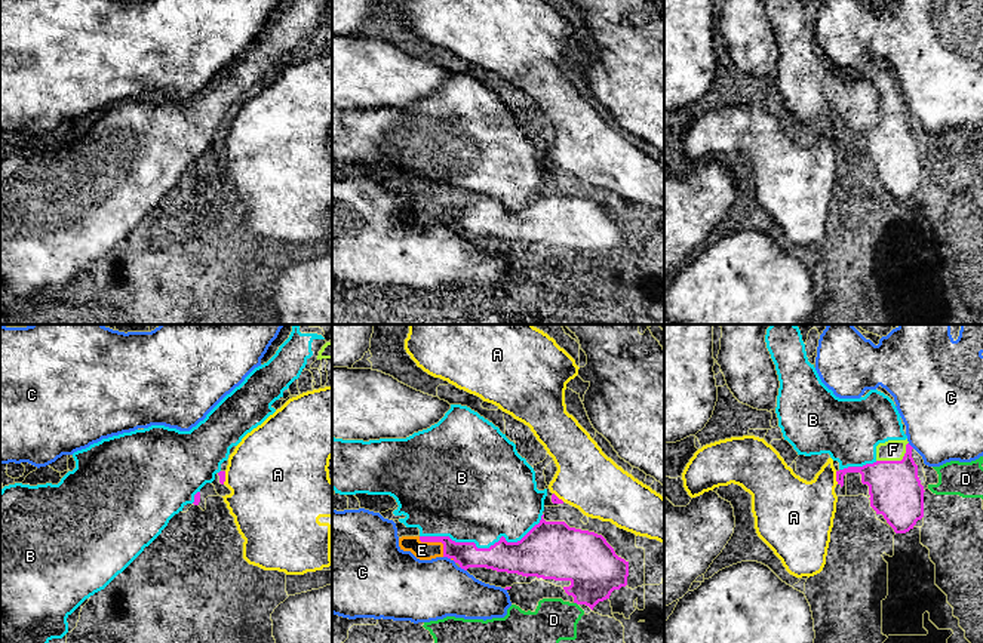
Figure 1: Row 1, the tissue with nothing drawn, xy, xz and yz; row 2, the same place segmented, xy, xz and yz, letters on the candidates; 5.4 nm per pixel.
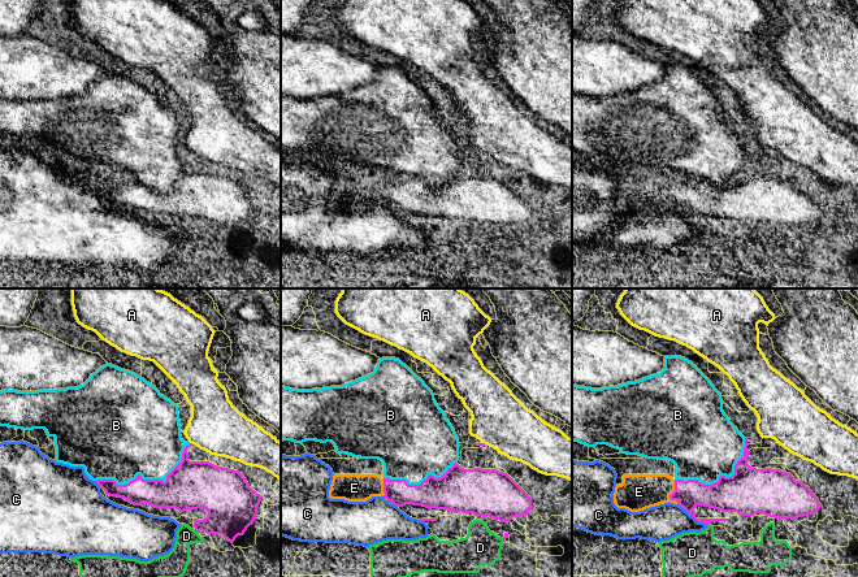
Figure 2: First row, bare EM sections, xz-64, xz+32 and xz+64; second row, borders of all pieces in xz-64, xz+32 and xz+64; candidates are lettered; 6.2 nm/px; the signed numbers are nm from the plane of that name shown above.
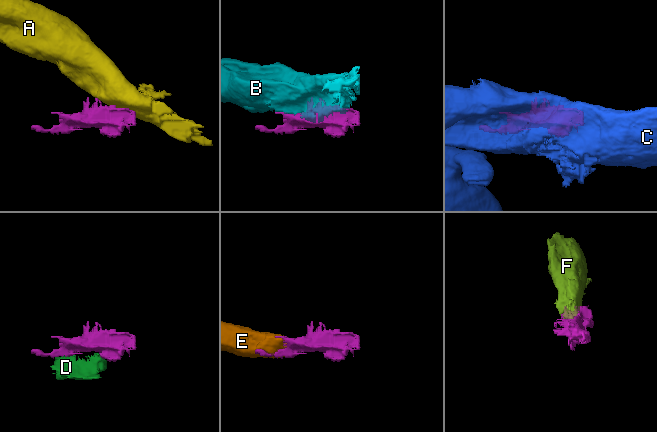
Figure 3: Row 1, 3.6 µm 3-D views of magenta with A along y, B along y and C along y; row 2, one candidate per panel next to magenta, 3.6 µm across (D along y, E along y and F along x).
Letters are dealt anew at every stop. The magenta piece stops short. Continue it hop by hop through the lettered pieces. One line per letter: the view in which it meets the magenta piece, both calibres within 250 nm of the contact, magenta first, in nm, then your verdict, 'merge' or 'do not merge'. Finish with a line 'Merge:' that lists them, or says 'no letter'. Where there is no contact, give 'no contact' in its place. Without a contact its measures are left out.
A: meets magenta in yz; 190 nm thick on the magenta side, 320 nm on the other; do not merge
B: meets magenta in xz; 200 nm thick on the magenta side, 440 nm on the other; do not merge
C: meets magenta in xz; 140 nm thick on the magenta side, 340 nm on the other; do not merge
D: meets magenta in xz; 300 nm thick on the magenta side, 220 nm on the other; do not merge
E: meets magenta in xz; 140 nm thick on the magenta side, 100 nm on the other; merge
F: meets magenta in yz; 280 nm thick on the magenta side, 110 nm on the other; merge
Merge: E, F

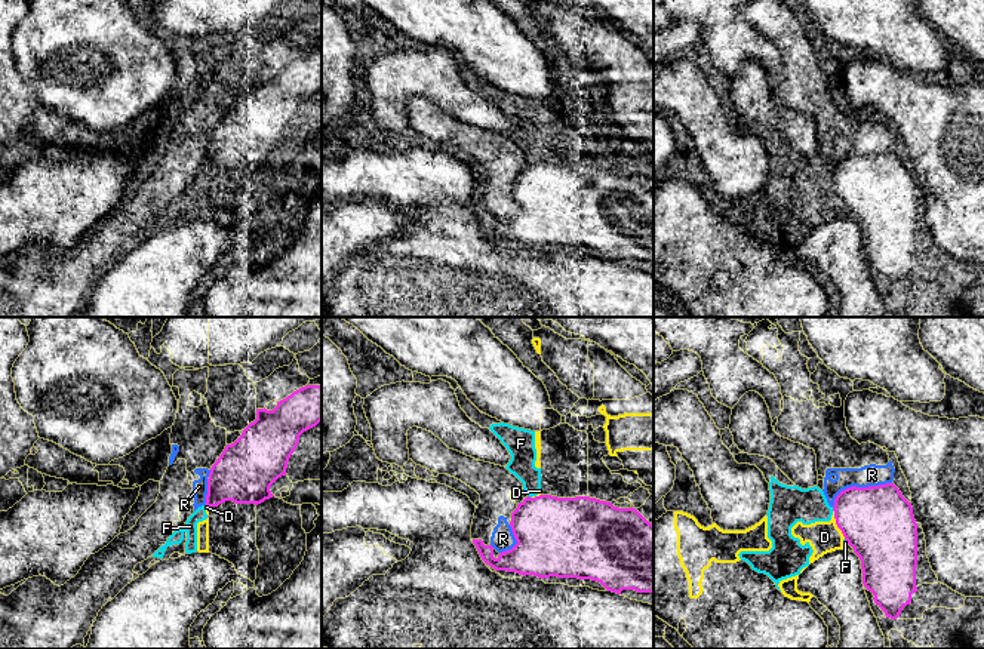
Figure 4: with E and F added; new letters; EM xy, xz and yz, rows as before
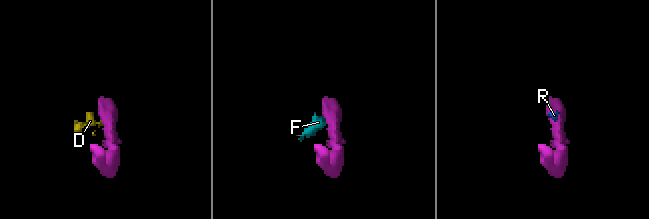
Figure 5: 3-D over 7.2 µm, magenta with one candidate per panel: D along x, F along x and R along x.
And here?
D: meets magenta in yz; 400 nm thick on the magenta side, 180 nm on the other; do not merge
F: meets magenta in xz; 420 nm thick on the magenta side, 140 nm on the other; do not merge
R: meets magenta in yz; 400 nm thick on the magenta side, 120 nm on the other; do not merge
Merge: no letter

